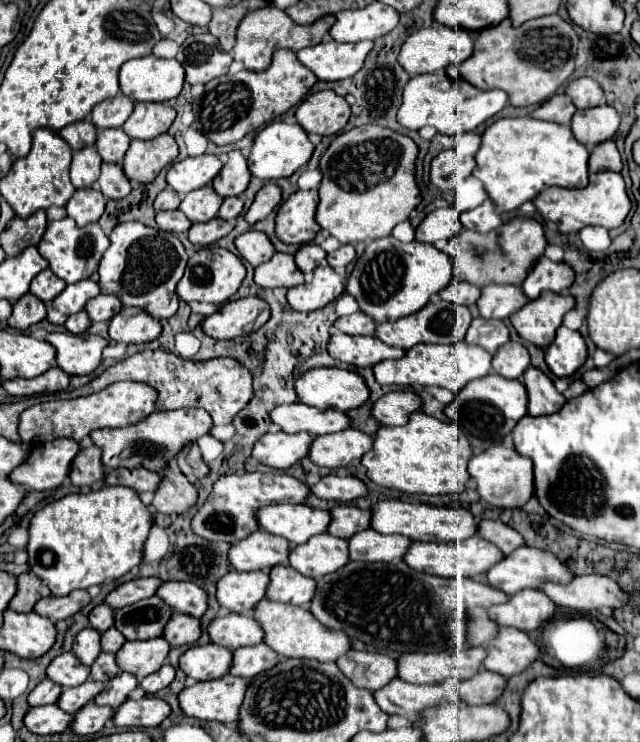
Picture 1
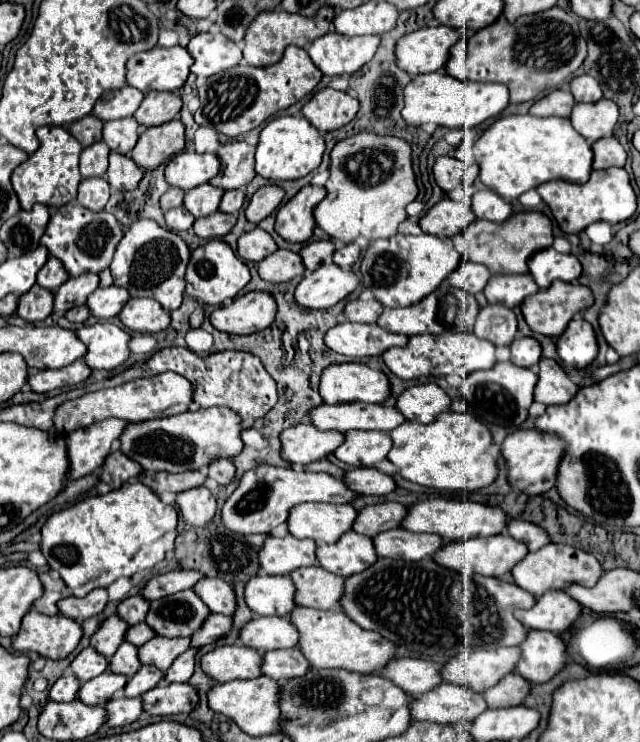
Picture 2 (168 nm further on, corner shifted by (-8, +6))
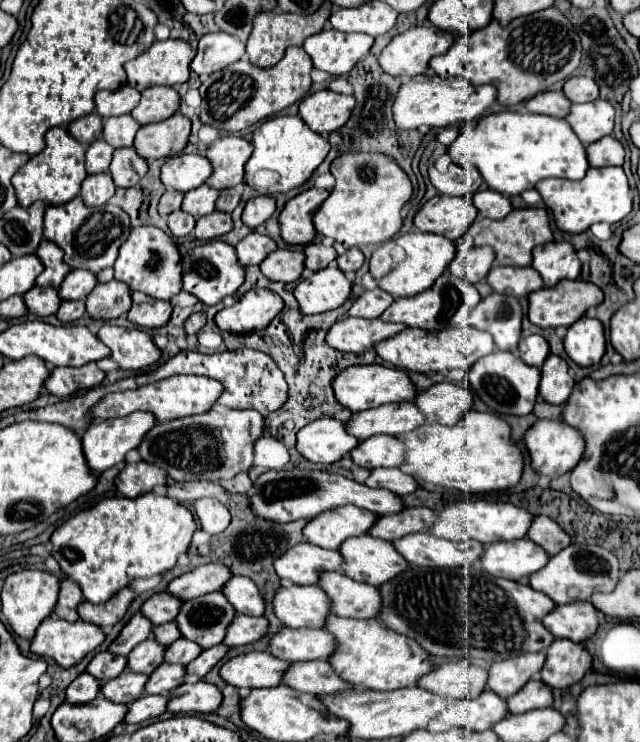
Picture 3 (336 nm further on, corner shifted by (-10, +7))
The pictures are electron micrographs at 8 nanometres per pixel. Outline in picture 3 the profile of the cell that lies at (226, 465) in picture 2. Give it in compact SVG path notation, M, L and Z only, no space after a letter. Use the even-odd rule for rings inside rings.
M242 471L242 473L234 475L234 479L230 479L230 481L220 481L220 485L222 485L228 493L246 493L246 491L250 491L252 481L250 481L248 473Z

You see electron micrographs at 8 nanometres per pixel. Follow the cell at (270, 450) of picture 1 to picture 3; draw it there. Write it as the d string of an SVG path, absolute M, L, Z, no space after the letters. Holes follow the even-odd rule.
M316 419L296 433L298 453L312 463L334 463L348 455L358 439L352 437L340 419Z

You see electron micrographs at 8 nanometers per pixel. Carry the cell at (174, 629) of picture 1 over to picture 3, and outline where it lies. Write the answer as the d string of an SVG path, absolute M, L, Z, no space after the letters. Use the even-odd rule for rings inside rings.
M236 615L234 621L230 623L230 629L226 629L224 645L248 645L254 643L256 639L264 637L268 621L264 617L248 617L248 615Z

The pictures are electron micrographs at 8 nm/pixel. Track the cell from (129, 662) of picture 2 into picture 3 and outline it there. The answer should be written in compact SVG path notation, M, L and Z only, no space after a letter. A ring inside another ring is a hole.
M148 637L146 641L138 643L136 649L130 651L130 655L128 655L128 669L134 671L134 673L150 675L164 661L162 653L164 653L164 645L160 645L152 637Z

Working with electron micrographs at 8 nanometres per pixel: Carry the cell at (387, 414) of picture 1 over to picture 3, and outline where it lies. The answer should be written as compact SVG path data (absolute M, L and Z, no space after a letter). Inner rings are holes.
M436 383L420 391L414 405L424 413L430 423L454 425L472 407L472 393L454 383Z

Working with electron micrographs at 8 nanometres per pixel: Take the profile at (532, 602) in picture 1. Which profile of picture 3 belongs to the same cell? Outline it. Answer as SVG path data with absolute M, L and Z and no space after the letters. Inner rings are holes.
M572 601L566 605L556 605L554 611L550 611L542 619L542 625L554 637L582 643L584 639L588 639L596 633L598 617L596 617L596 609L590 601Z

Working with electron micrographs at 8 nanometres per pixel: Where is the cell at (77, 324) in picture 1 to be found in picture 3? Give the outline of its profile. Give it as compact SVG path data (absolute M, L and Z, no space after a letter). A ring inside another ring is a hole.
M64 301L64 303L60 305L56 317L58 317L62 323L74 323L74 321L78 321L84 313L86 313L84 301Z

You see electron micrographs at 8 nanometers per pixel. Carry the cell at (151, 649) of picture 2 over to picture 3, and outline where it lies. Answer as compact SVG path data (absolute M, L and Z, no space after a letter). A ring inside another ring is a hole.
M178 639L174 641L174 645L166 647L166 663L178 663L178 665L188 665L192 659L198 657L198 653L202 651L202 647L198 647L194 641L190 639Z

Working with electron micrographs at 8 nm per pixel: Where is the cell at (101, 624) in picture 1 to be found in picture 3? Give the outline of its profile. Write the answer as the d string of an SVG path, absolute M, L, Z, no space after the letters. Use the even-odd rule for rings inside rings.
M156 593L142 603L140 613L144 613L152 625L162 625L166 621L172 621L176 617L178 609L180 609L180 599L176 599L168 593Z

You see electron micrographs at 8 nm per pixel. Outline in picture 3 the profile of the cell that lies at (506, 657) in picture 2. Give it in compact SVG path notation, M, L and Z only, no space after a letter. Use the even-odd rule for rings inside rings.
M524 653L520 657L510 657L506 661L494 661L488 669L486 687L502 699L508 699L542 669L544 659L544 653Z

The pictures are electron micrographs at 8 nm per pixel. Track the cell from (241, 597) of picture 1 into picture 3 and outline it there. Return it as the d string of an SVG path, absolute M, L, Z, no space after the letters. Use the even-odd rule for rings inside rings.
M282 585L272 599L274 613L286 627L322 629L330 615L328 605L326 593L316 585Z

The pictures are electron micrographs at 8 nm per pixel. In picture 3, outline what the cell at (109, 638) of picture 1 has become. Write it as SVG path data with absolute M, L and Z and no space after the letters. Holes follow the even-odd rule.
M172 621L154 627L154 639L156 639L156 641L162 641L162 645L170 645L170 643L176 641L178 637L182 637L182 635L180 635L176 623L172 623Z

